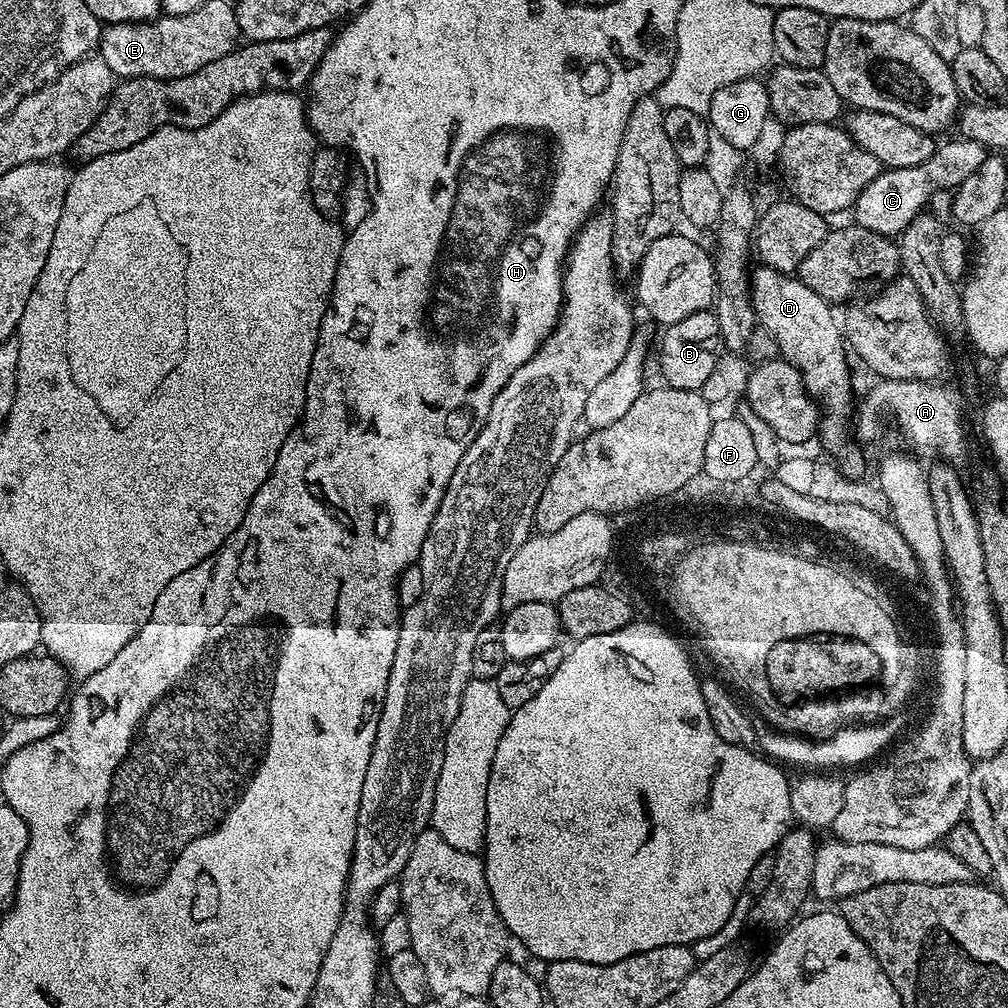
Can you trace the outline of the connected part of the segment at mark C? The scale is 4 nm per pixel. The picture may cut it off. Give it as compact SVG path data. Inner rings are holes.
M954 138L941 143L926 162L909 168L889 168L881 174L856 199L854 213L855 223L861 228L869 228L882 236L899 237L914 218L929 207L938 190L952 190L974 174L990 155L989 149L976 141Z

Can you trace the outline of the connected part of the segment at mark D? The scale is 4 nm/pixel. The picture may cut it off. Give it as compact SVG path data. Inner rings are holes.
M763 266L757 269L750 276L751 311L760 319L761 326L776 339L779 355L800 372L805 390L822 409L823 415L818 420L818 441L829 452L827 455L845 476L863 477L866 470L864 456L860 453L861 445L852 444L848 437L850 417L854 412L852 376L848 373L849 353L841 325L837 317L836 320L832 317L833 305L814 294L814 290L795 275Z

